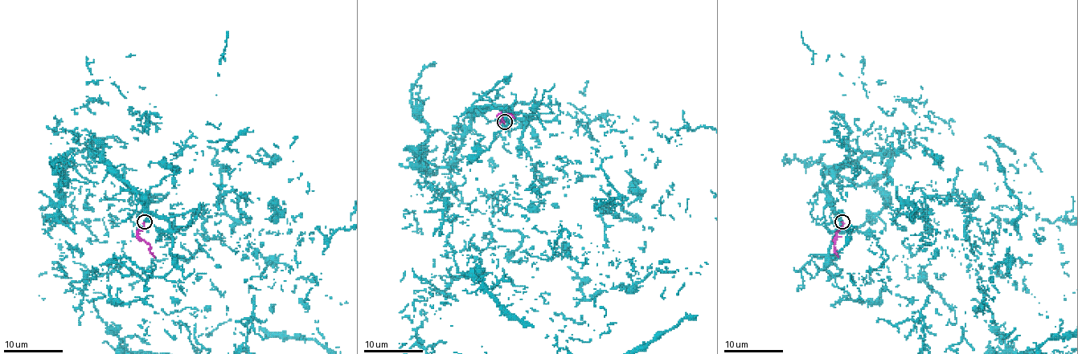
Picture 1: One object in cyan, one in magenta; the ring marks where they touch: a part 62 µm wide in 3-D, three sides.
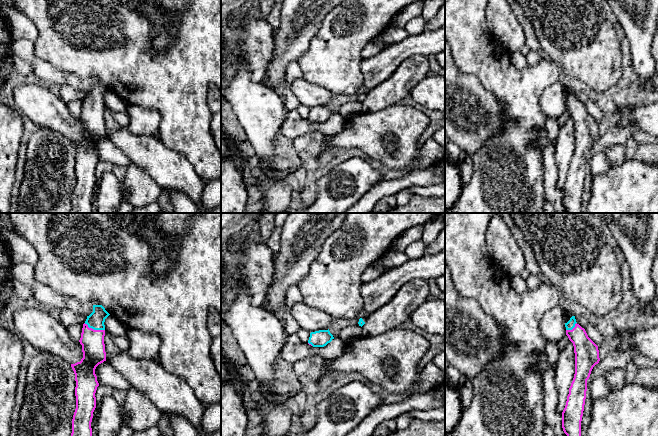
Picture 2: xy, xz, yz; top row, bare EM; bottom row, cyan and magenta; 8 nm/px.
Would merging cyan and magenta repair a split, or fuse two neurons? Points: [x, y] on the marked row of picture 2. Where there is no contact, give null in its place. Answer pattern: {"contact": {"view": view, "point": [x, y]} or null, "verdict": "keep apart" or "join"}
{"contact": {"view": "xy", "point": [94, 329]}, "verdict": "join"}

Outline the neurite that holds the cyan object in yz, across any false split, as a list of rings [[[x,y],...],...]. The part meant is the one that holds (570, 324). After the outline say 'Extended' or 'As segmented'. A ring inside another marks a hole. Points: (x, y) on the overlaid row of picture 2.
[[[575,316],[565,323],[565,327],[566,335],[574,346],[575,374],[562,412],[562,428],[567,436],[581,436],[587,380],[593,367],[600,361],[599,350],[585,329],[576,322]]]. Extended

